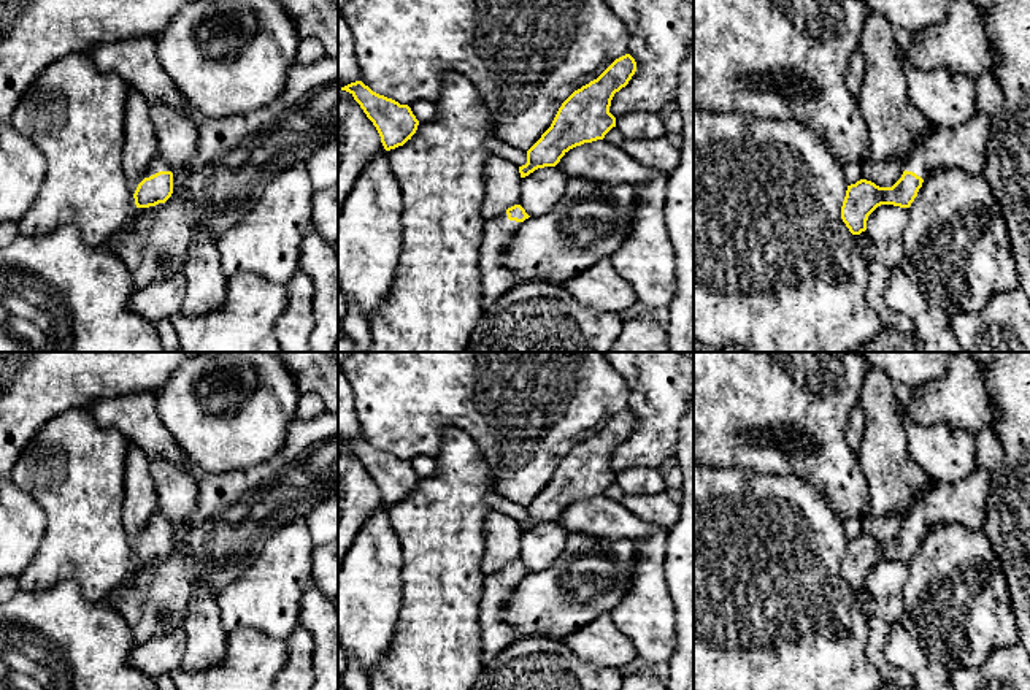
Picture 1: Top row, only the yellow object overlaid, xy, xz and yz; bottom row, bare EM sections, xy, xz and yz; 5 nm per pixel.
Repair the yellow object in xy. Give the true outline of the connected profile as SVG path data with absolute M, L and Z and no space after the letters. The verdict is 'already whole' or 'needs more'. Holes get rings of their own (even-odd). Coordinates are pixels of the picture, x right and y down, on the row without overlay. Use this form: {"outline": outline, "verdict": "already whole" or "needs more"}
{"outline": "M157 509L138 539L133 554L136 563L165 558L173 549L173 528L167 516Z", "verdict": "needs more"}

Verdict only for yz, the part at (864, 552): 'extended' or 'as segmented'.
extended

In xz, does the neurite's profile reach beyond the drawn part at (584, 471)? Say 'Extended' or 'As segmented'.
As segmented

